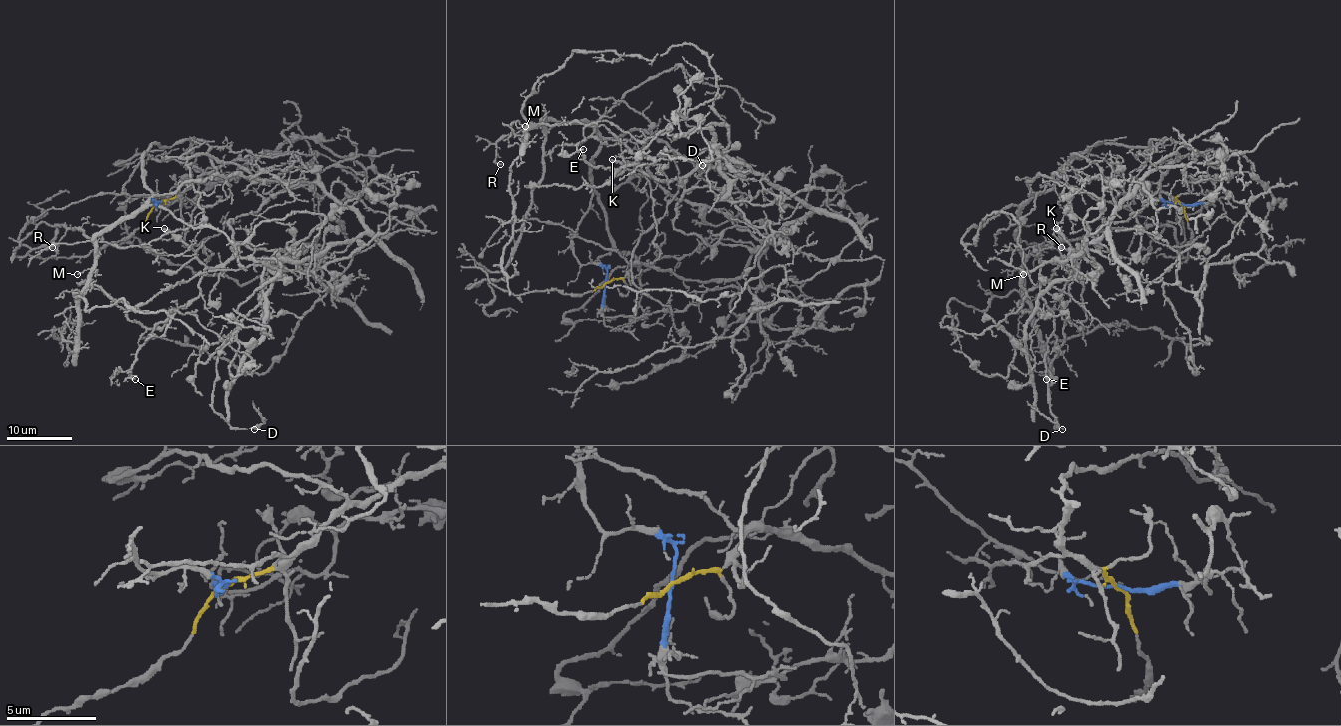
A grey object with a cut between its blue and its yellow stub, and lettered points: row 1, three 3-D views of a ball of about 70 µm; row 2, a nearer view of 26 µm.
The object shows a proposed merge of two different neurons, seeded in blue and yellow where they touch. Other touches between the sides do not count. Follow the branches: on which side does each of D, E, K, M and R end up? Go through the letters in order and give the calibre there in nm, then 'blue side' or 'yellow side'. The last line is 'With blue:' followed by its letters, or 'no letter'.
D: calibre 80 nm; yellow side
E: calibre 110 nm; yellow side
K: calibre 240 nm; yellow side
M: calibre 100 nm; blue side
R: calibre 130 nm; blue side
With blue: M, R

